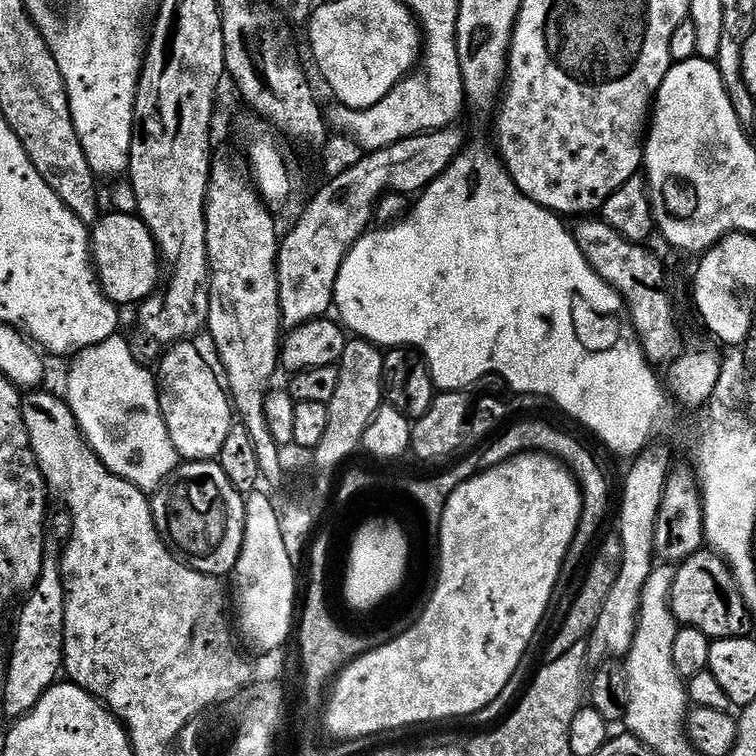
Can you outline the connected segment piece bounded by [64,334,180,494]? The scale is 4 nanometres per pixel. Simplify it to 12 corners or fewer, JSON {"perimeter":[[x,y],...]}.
{"perimeter":[[122,334],[73,359],[96,456],[152,493],[180,465],[157,377]]}

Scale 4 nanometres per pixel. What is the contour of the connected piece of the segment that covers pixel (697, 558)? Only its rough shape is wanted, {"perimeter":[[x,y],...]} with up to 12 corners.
{"perimeter":[[723,556],[676,568],[672,612],[712,640],[745,635],[744,595]]}

